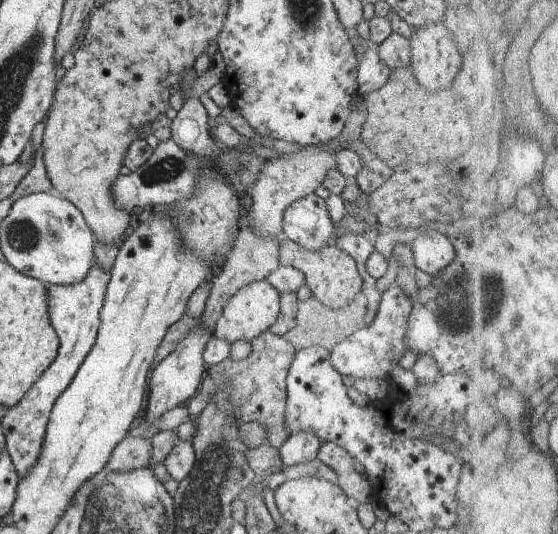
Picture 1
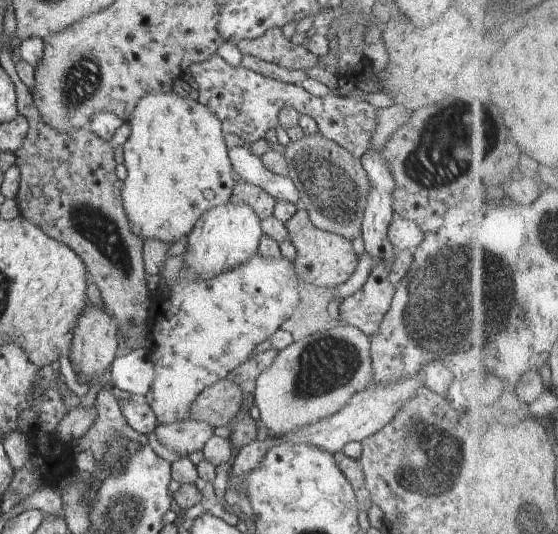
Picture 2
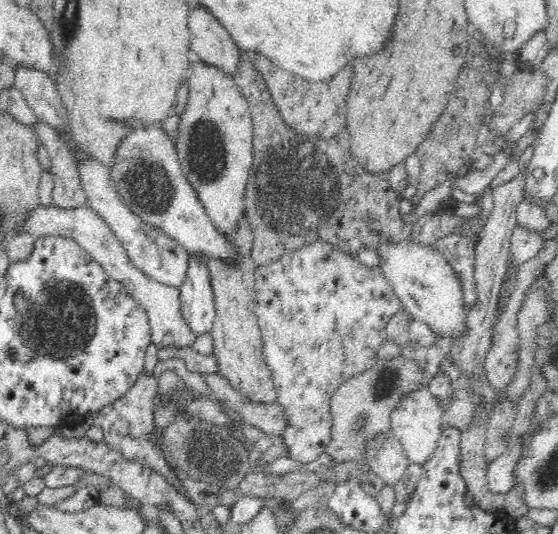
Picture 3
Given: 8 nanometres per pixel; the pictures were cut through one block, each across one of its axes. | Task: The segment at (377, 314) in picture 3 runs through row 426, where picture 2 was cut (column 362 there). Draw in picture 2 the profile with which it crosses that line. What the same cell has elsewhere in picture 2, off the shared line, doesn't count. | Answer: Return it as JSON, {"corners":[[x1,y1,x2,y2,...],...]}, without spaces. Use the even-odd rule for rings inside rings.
{"corners":[[374,265,362,288,340,303,340,324,355,326,368,336,378,330,395,293,395,286,388,279,391,266]]}

